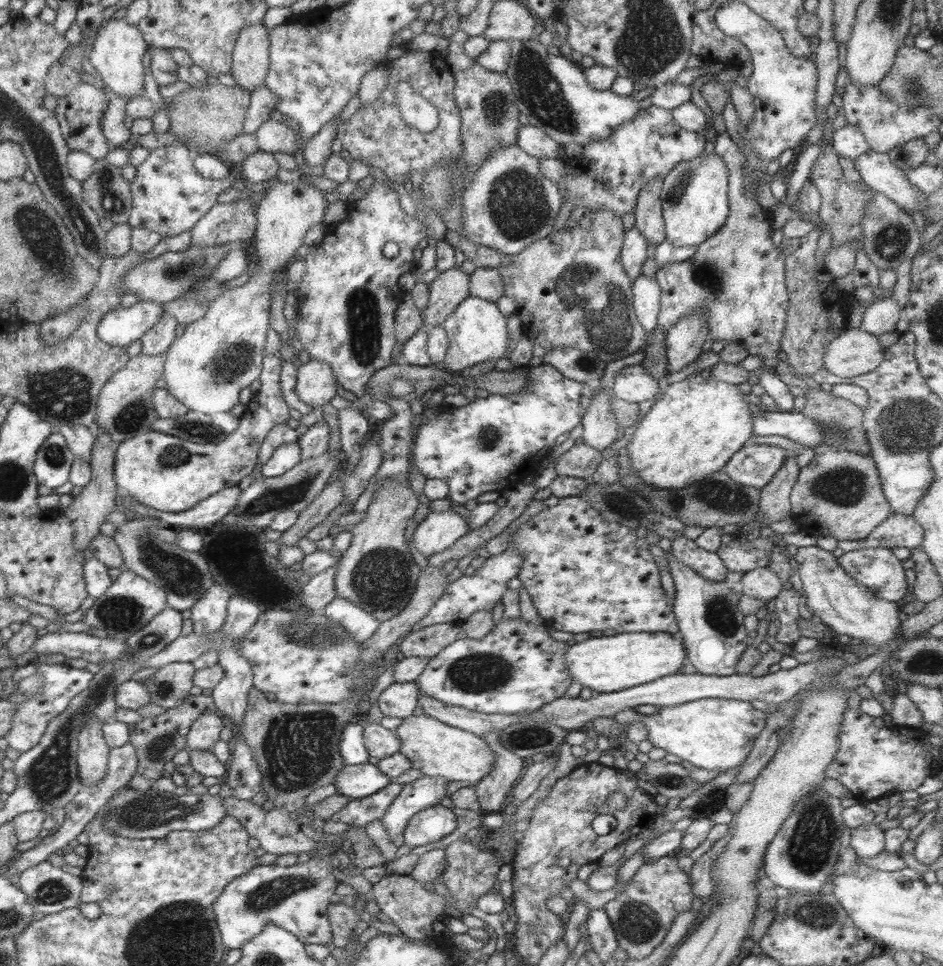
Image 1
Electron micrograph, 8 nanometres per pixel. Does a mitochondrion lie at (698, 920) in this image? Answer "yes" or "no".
no

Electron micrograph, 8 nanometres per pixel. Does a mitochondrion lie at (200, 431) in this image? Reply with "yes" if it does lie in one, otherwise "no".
yes

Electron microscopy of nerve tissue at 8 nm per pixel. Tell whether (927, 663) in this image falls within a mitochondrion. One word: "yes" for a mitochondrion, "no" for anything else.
yes

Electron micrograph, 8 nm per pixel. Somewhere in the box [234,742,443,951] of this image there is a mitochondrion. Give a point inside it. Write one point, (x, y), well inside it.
(264, 898)

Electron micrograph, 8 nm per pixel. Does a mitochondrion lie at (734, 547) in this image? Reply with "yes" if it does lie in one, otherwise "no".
no

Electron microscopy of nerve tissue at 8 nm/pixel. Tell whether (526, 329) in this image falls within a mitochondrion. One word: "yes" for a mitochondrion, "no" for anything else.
no

